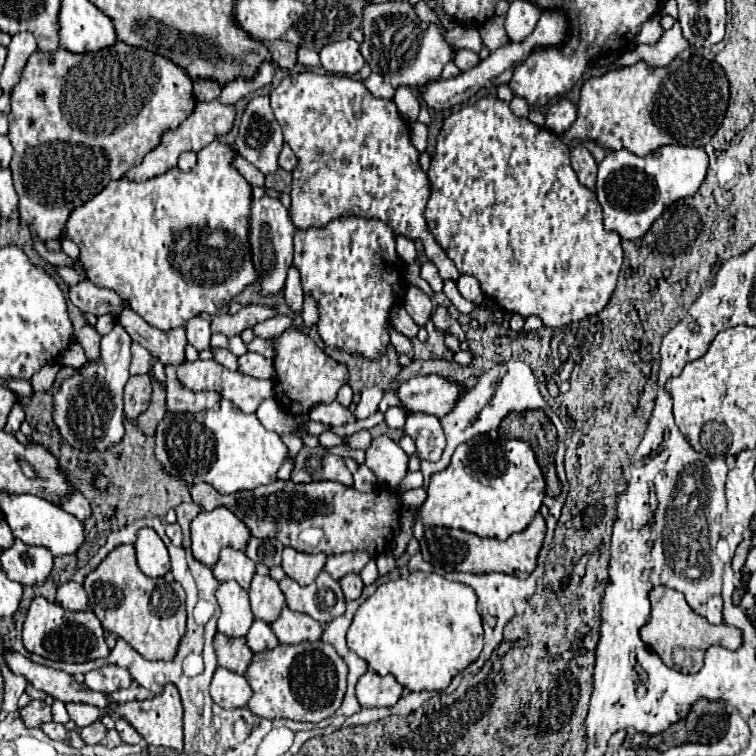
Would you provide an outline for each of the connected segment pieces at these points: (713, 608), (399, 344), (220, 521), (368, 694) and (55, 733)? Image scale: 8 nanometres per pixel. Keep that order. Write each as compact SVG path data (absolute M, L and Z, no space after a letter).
M712 596L706 602L706 620L710 624L722 624L722 598L720 596Z
M390 324L390 341L394 348L396 348L396 352L398 354L406 354L406 356L414 356L414 350L412 350L412 342L404 336L404 334L400 334L400 332L396 332L393 326Z
M224 506L210 512L202 510L190 522L190 534L194 558L210 568L216 564L224 546L244 550L246 540L250 538L250 530Z
M366 672L356 684L356 696L362 708L394 706L402 696L402 686L390 674L378 676L376 672Z
M48 722L48 724L42 726L42 730L52 740L66 740L66 728L62 724L58 724L58 722Z

